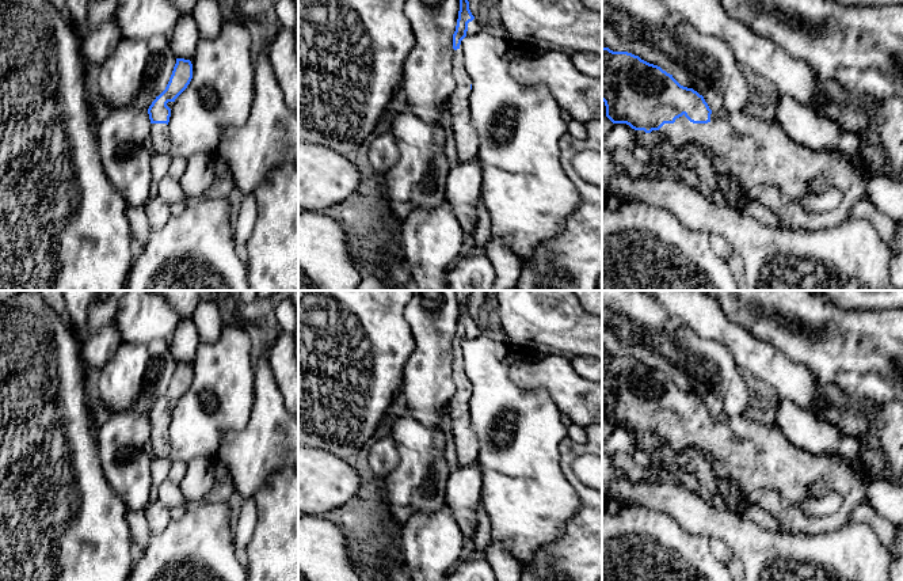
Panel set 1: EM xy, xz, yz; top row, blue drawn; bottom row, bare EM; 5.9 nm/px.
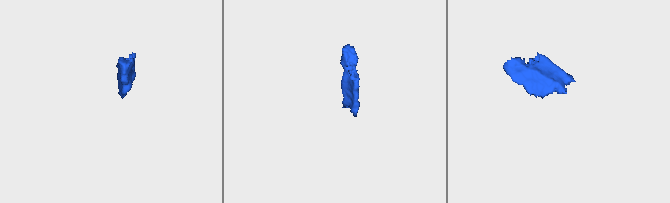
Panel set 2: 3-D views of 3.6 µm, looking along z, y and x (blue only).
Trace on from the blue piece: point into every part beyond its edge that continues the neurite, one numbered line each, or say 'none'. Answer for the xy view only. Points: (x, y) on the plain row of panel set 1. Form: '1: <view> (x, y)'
1: xy (159, 436)

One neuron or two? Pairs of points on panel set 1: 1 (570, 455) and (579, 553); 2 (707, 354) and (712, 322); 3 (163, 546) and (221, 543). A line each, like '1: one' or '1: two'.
1: one
2: two
3: one

